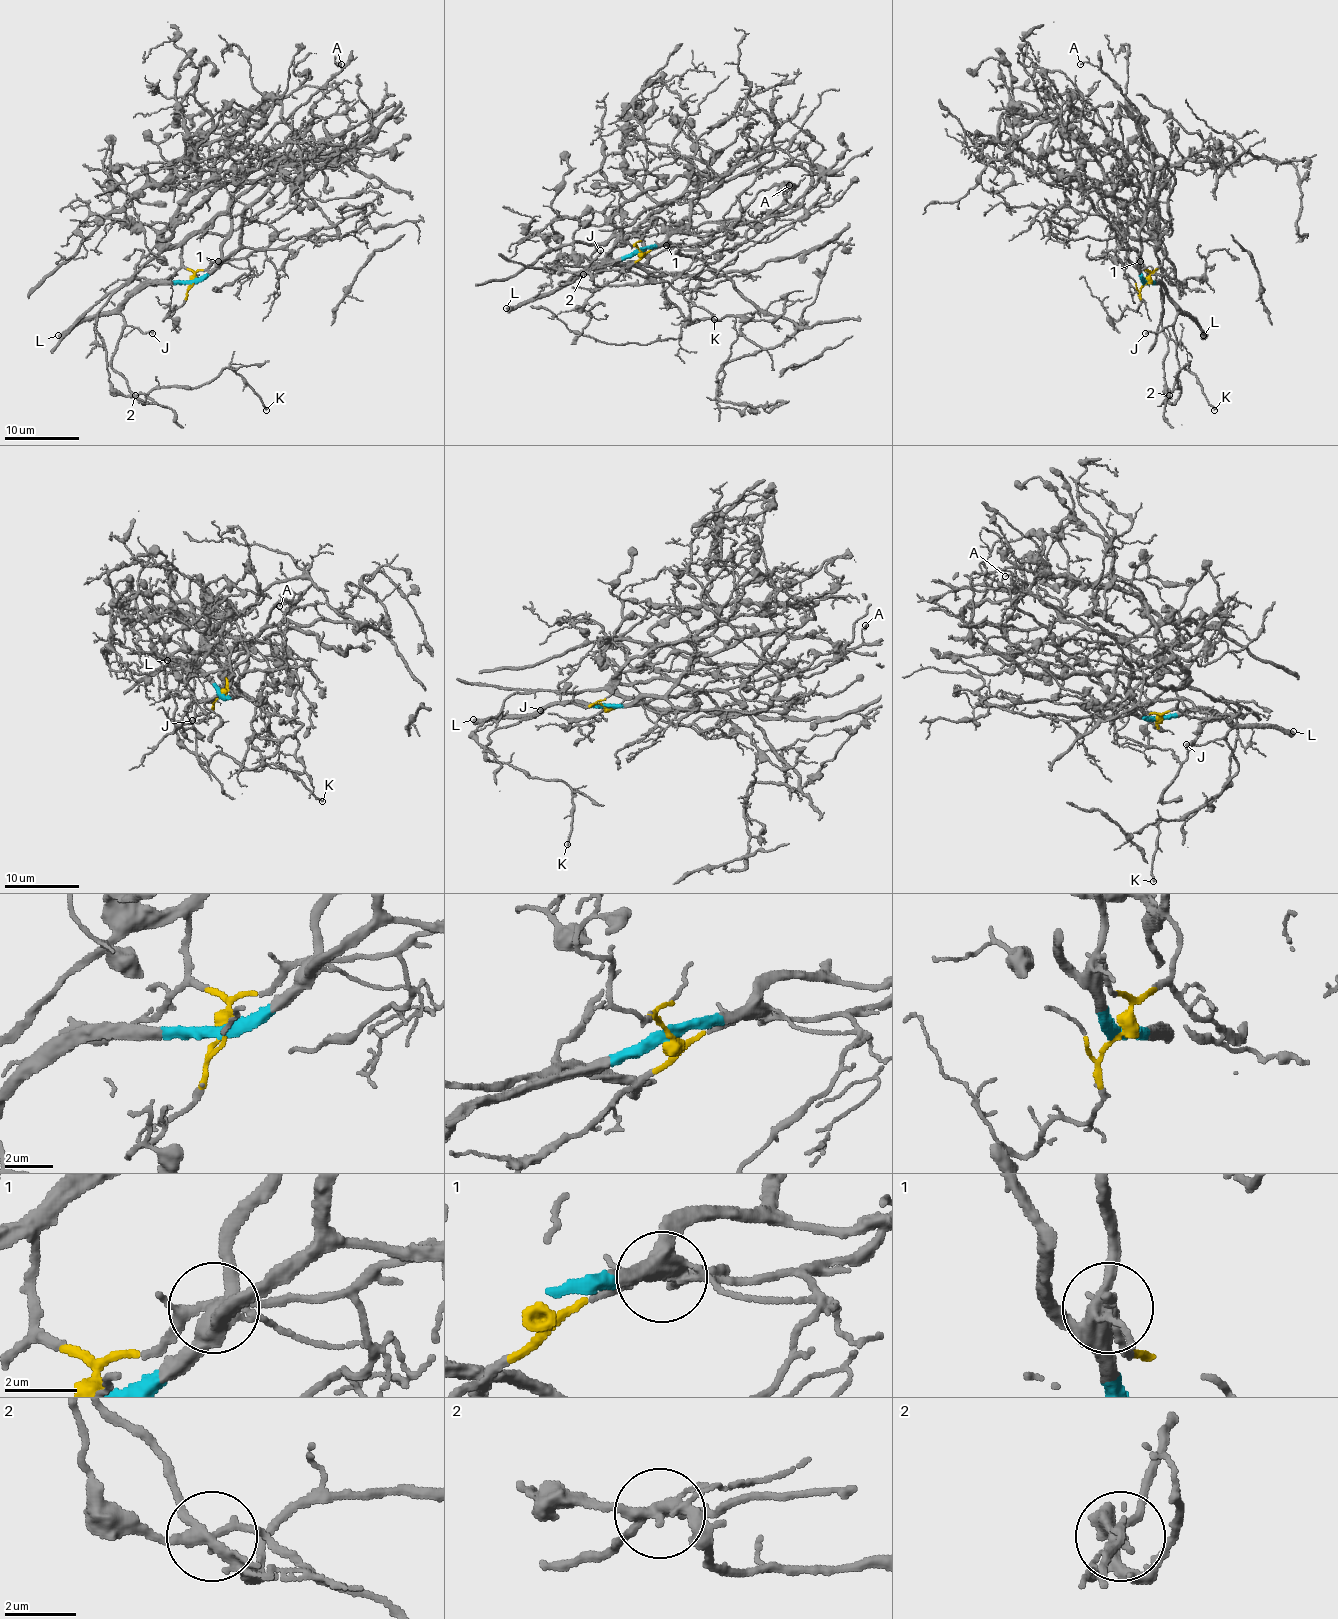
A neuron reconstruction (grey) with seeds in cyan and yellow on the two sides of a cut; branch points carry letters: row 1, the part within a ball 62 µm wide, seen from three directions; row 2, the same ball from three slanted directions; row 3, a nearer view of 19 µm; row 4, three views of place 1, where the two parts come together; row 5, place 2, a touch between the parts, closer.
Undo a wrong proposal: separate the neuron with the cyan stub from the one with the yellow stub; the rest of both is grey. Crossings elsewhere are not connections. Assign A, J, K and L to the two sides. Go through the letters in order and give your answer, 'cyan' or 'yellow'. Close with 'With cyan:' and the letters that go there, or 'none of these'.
A: cyan
J: cyan
K: cyan
L: cyan
With cyan: A, J, K, L

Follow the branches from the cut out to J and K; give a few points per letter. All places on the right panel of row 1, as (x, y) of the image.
J: (1146, 282), (1161, 286), (1177, 312), (1168, 326), (1146, 334)
K: (1146, 282), (1161, 286), (1177, 312), (1179, 377), (1168, 395), (1172, 403), (1181, 391), (1183, 367), (1214, 410)

